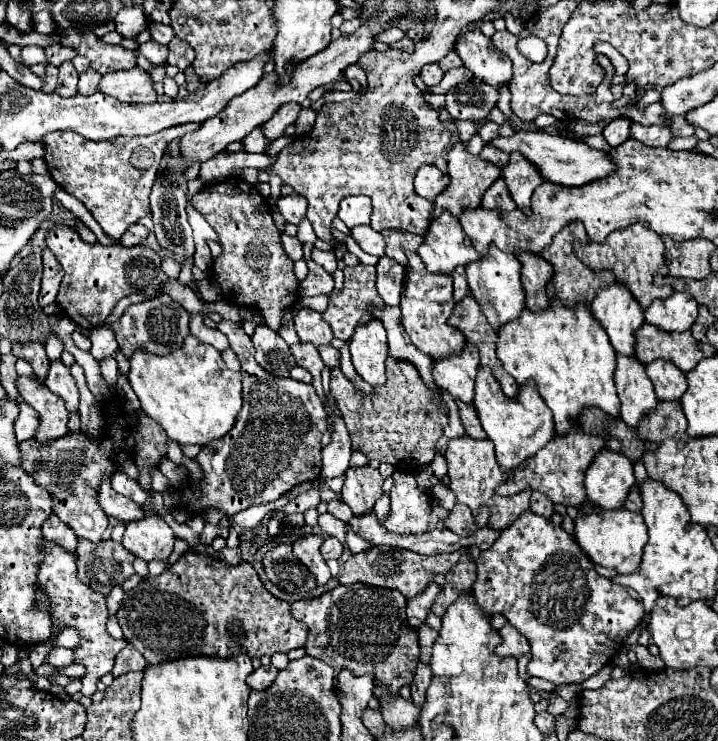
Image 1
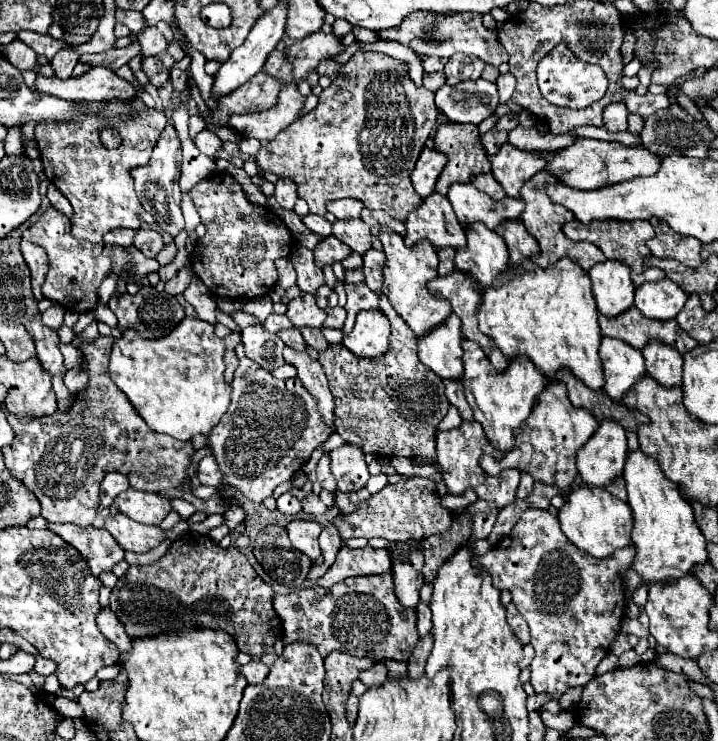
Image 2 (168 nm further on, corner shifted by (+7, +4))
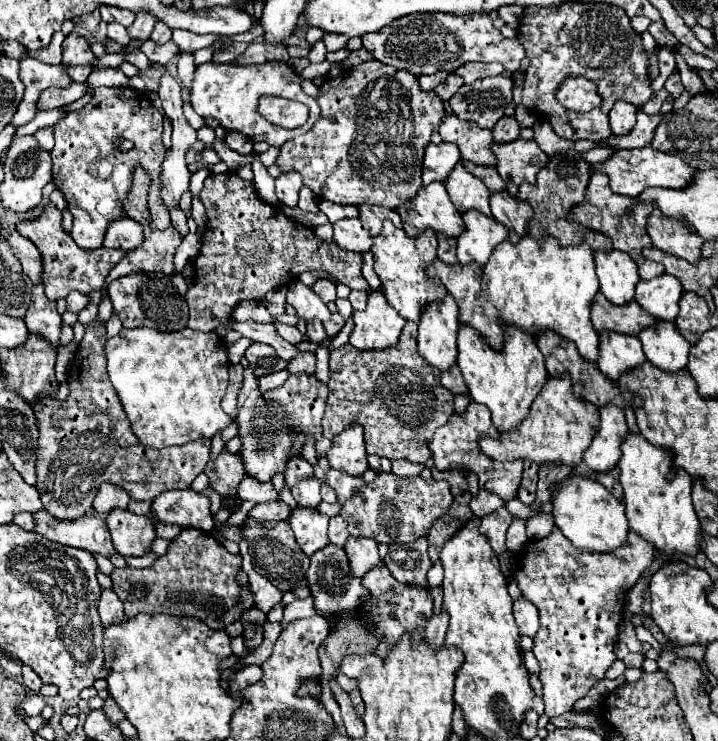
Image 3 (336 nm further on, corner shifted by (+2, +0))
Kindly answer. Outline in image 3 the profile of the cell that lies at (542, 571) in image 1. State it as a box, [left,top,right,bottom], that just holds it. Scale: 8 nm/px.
[516,527,654,717]

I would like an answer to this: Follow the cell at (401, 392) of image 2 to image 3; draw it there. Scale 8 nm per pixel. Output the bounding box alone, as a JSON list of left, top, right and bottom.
[322,321,468,463]

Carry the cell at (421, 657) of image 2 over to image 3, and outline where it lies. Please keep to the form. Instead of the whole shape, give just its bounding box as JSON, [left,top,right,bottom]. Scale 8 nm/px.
[424,613,448,647]

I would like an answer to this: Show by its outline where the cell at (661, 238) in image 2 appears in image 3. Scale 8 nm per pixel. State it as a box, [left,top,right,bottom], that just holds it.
[648,205,702,263]

